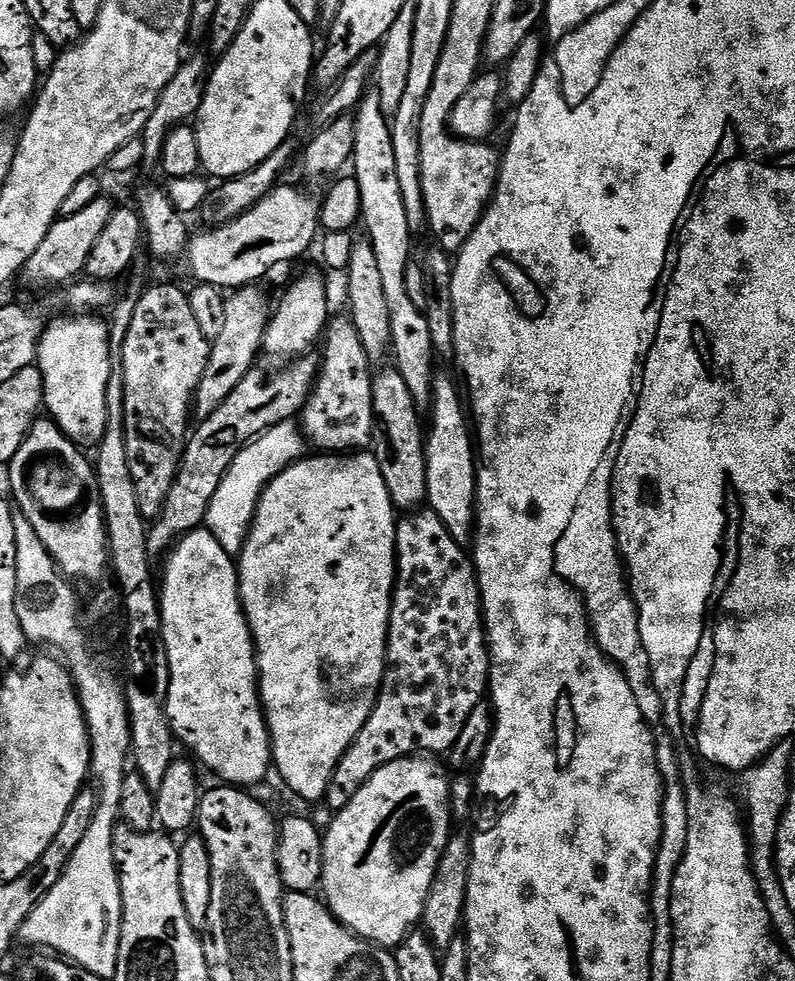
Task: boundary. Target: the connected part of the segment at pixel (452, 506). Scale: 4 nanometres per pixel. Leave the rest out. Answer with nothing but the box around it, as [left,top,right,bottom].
[424,376,478,546]

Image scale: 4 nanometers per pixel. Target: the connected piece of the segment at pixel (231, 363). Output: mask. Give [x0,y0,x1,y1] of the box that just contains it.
[194,286,270,420]

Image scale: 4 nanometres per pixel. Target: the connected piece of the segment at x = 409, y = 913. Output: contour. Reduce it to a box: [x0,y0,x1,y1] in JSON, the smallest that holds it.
[318,754,454,950]

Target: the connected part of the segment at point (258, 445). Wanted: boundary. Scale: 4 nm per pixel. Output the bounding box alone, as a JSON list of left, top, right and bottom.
[206,422,306,553]

